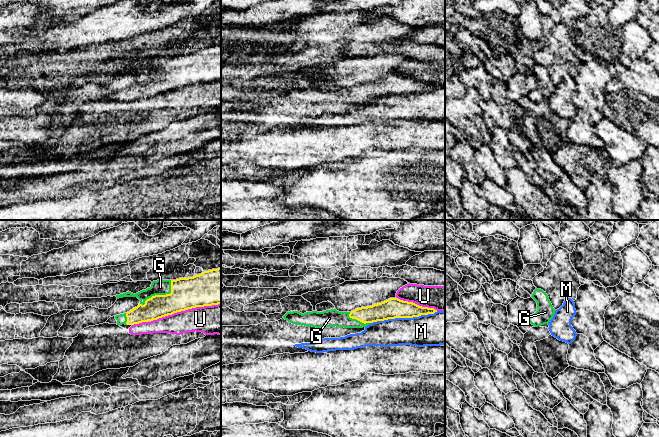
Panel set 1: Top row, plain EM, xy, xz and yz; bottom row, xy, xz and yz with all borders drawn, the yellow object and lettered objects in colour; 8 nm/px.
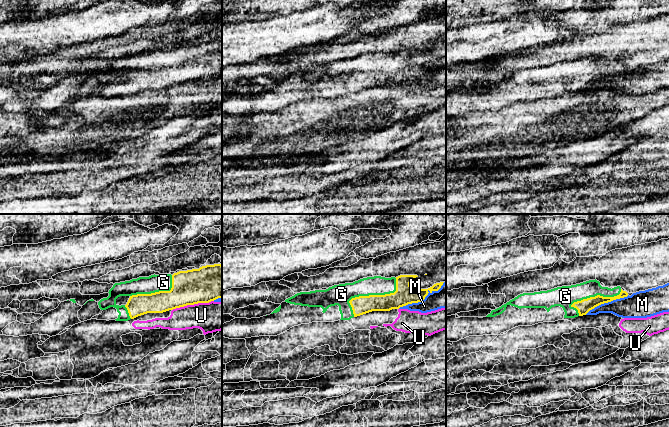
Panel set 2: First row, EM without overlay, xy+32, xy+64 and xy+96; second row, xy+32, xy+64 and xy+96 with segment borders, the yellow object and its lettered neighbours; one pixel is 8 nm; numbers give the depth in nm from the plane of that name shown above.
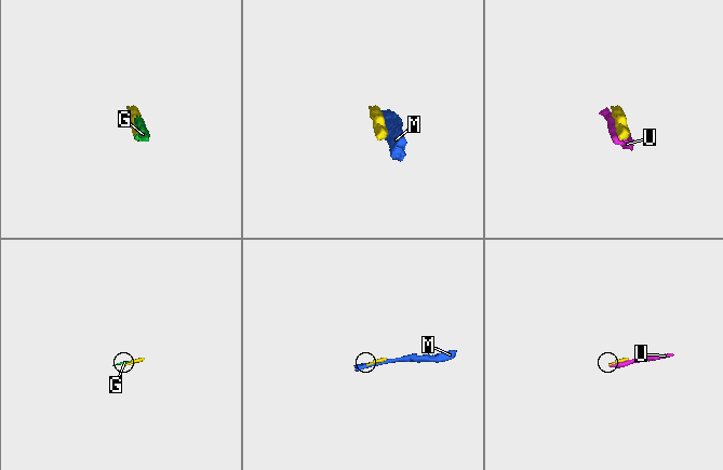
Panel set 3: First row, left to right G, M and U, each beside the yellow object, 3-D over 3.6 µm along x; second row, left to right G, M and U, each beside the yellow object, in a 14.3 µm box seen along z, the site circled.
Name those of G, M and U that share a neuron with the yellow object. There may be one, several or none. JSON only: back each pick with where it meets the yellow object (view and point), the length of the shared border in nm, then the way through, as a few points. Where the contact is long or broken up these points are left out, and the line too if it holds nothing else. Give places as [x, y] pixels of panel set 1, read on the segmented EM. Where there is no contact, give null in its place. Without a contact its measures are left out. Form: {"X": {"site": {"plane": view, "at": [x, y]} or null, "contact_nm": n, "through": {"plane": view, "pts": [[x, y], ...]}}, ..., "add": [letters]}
{"G": {"site": {"plane": "xy", "at": [160, 295]}, "contact_nm": 320}, "add": ["G"]}

